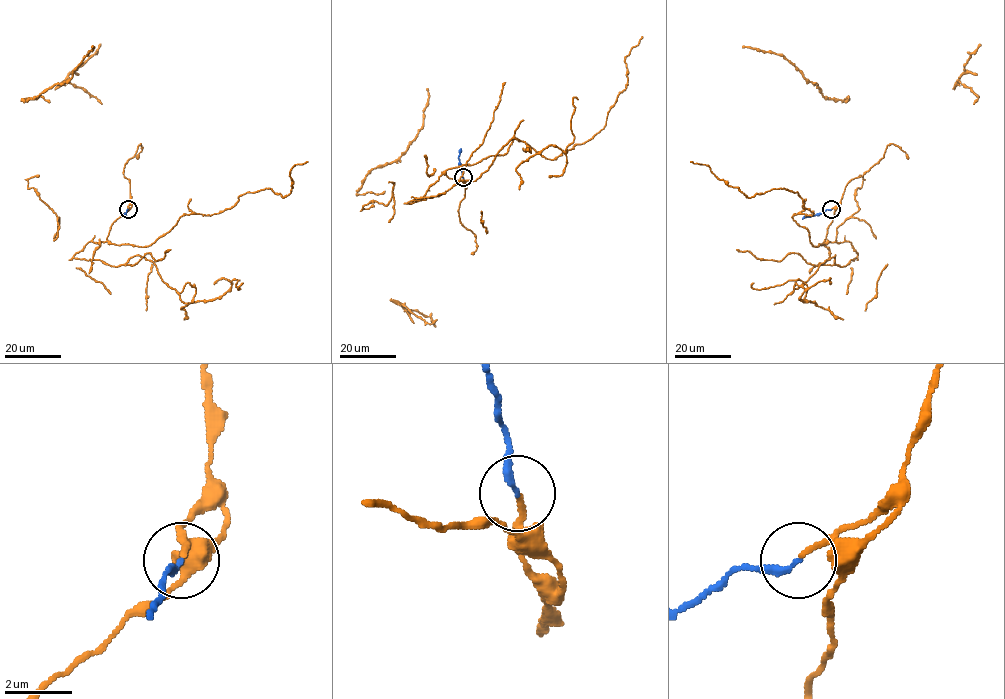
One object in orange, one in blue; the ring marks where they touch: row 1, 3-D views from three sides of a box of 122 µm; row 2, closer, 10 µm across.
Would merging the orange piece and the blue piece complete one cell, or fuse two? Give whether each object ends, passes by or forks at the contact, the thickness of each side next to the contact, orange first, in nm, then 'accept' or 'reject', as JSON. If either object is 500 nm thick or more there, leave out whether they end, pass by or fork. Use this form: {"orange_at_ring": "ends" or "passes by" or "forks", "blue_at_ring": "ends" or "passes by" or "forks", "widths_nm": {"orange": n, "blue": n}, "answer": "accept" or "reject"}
{"orange_at_ring": "ends", "blue_at_ring": "ends", "widths_nm": {"orange": 150, "blue": 200}, "answer": "accept"}

